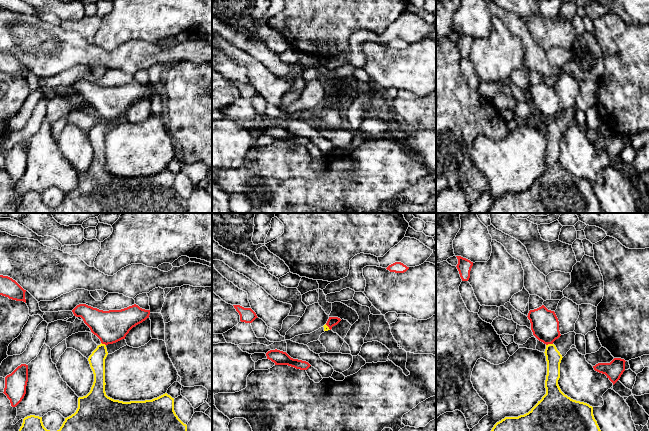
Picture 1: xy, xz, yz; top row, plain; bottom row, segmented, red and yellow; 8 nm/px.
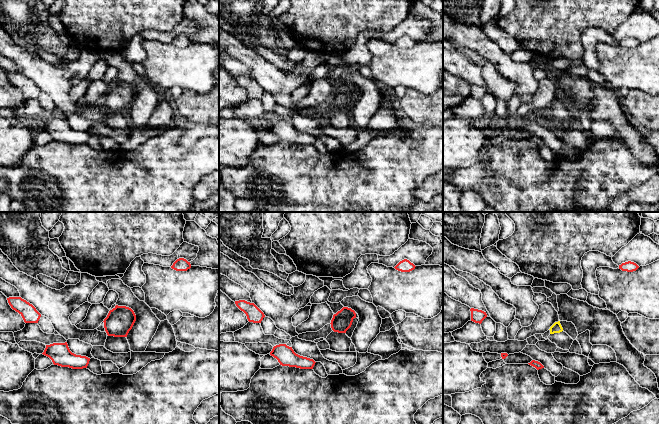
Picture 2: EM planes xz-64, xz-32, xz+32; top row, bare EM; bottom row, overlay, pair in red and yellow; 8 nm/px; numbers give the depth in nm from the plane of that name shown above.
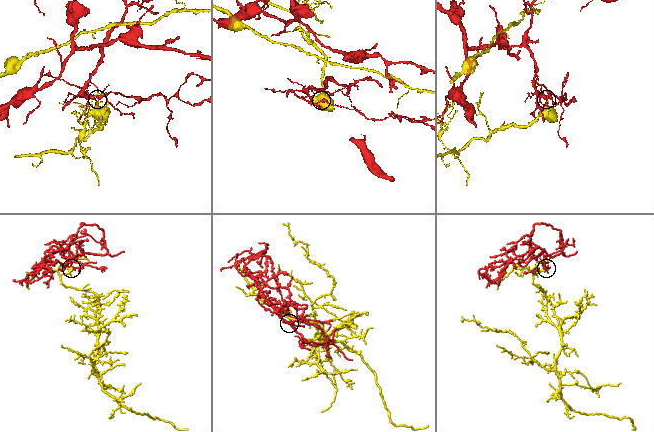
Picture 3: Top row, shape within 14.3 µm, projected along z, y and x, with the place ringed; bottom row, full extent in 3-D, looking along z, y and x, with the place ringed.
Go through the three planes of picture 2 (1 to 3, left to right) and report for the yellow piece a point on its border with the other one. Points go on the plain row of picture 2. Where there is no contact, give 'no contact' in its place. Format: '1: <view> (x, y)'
1: no contact
2: no contact
3: no contact

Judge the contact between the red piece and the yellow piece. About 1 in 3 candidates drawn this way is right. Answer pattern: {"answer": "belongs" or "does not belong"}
{"answer": "does not belong"}

